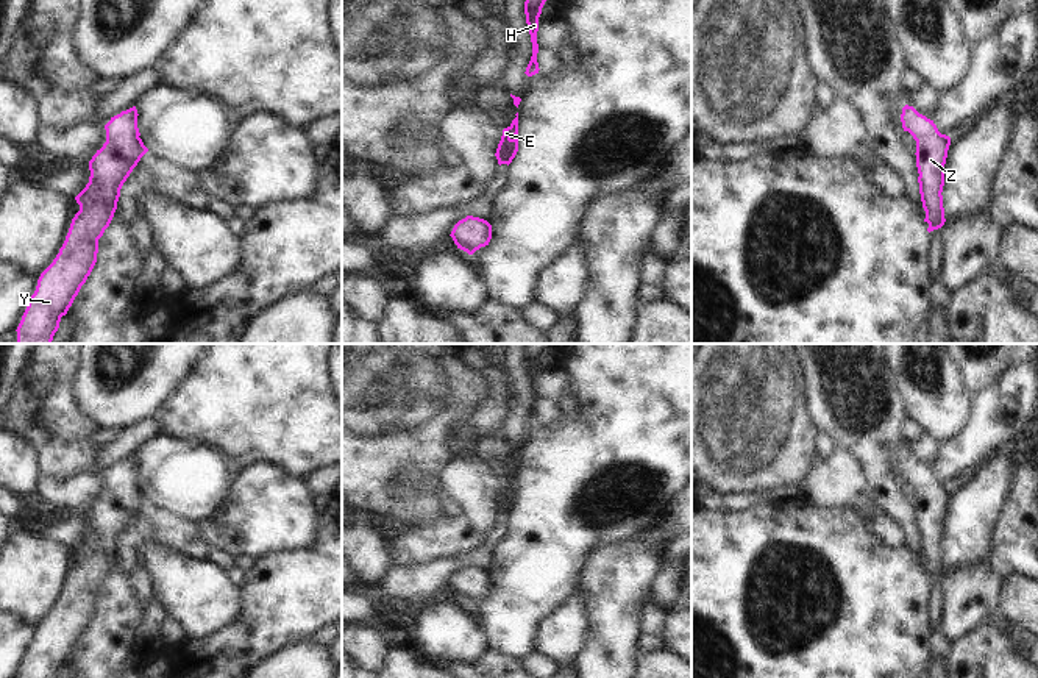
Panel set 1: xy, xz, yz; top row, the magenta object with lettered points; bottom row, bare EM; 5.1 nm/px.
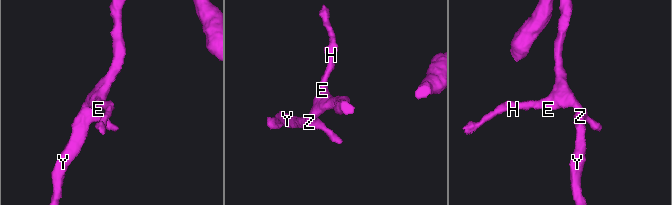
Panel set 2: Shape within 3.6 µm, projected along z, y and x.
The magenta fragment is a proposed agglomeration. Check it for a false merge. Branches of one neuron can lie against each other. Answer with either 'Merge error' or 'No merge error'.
No merge error.

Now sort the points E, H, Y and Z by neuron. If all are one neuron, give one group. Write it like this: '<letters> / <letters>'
E H Y Z

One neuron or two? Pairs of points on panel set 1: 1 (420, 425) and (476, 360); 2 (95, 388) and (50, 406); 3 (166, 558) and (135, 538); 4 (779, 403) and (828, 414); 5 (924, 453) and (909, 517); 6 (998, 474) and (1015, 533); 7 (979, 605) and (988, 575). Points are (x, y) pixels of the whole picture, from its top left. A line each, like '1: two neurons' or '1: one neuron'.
1: two neurons
2: two neurons
3: two neurons
4: two neurons
5: two neurons
6: two neurons
7: one neuron

